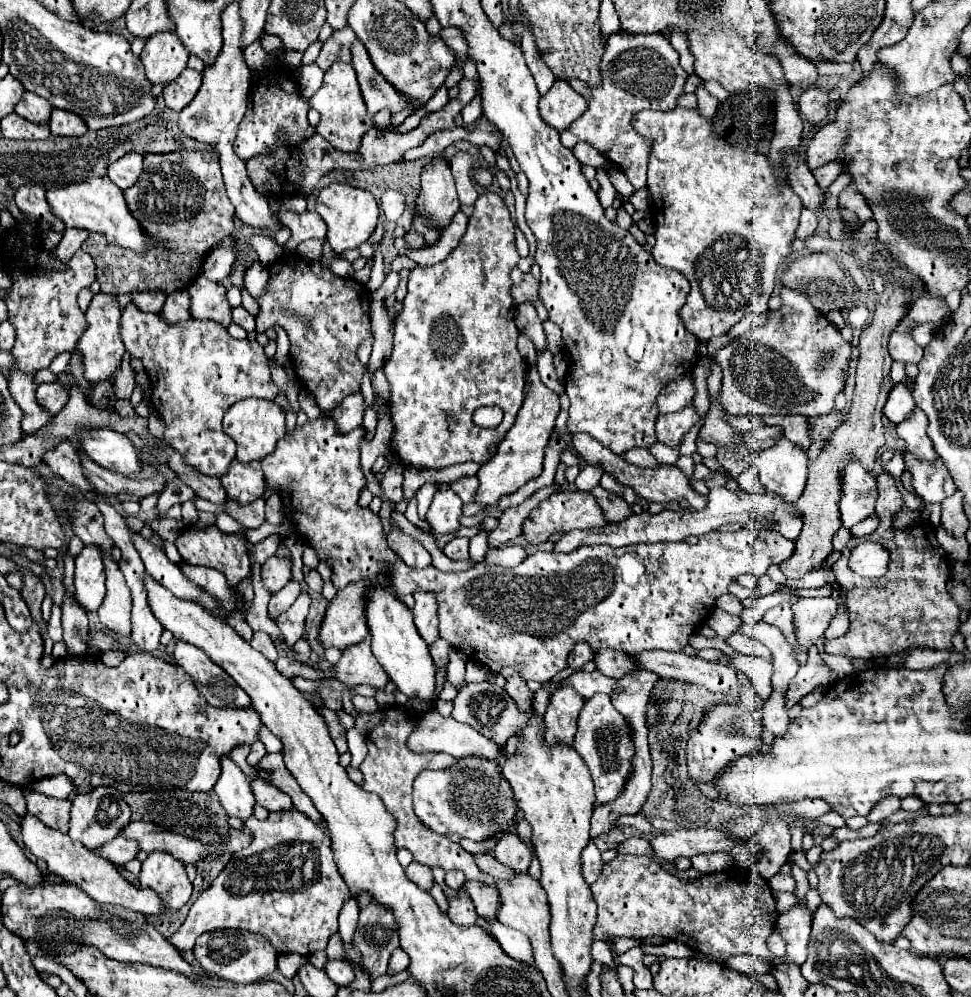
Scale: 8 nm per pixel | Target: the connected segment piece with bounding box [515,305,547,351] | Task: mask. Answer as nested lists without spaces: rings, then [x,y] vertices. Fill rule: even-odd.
[[[517,305],[517,315],[515,315],[517,327],[521,333],[525,333],[537,347],[537,351],[547,347],[547,335],[543,329],[541,319],[537,317],[537,311],[533,305]]]

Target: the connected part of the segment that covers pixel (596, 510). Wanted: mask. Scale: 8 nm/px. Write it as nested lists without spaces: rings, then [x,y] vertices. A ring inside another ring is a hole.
[[[563,491],[563,493],[555,493],[551,495],[547,501],[543,501],[541,505],[537,505],[529,517],[523,523],[523,537],[525,541],[529,541],[531,545],[541,545],[545,541],[549,541],[549,537],[553,533],[569,533],[573,529],[595,529],[595,527],[605,527],[607,519],[603,515],[601,505],[597,503],[597,499],[591,493],[575,493],[575,491]]]

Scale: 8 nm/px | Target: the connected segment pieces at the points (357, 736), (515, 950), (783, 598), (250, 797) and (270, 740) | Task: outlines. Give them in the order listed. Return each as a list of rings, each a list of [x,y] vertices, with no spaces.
[[[354,727],[347,731],[346,739],[348,750],[352,754],[350,765],[358,769],[368,752],[366,738]]]
[[[486,920],[491,930],[491,935],[499,941],[499,945],[503,947],[503,951],[507,955],[511,955],[517,961],[529,963],[533,965],[533,955],[531,955],[531,943],[523,933],[517,933],[515,929],[509,929],[505,925],[501,925],[496,920]]]
[[[778,592],[763,596],[756,599],[754,605],[750,608],[744,608],[740,614],[740,619],[743,623],[755,623],[760,621],[769,609],[787,601],[789,604],[793,605],[798,599],[796,597],[791,597],[788,593]]]
[[[229,757],[221,761],[221,769],[223,769],[221,777],[213,789],[221,805],[231,817],[247,821],[249,817],[253,817],[253,807],[255,807],[255,795],[251,791],[251,781]]]
[[[261,727],[261,741],[265,743],[267,753],[281,753],[281,751],[283,751],[283,743],[281,743],[281,739],[279,739],[277,735],[273,735],[267,727],[265,727],[265,729]]]

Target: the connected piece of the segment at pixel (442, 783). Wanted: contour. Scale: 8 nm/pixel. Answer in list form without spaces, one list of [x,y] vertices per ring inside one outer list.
[[[463,757],[447,771],[423,771],[413,785],[415,815],[439,835],[459,835],[481,841],[493,833],[515,831],[515,801],[507,779],[495,761]]]

